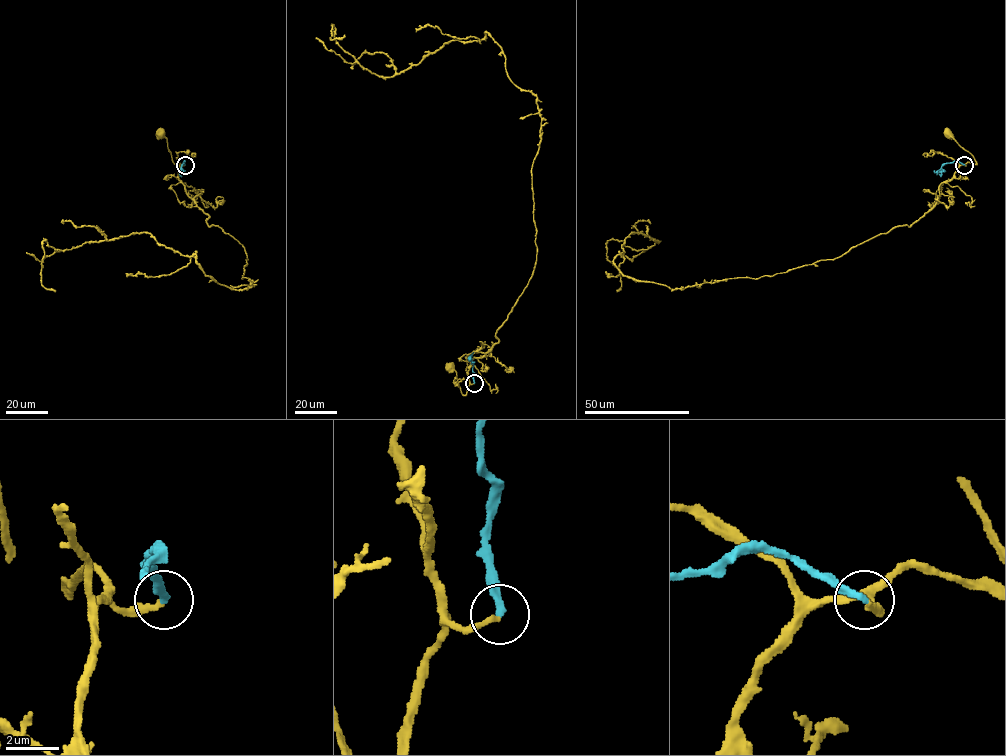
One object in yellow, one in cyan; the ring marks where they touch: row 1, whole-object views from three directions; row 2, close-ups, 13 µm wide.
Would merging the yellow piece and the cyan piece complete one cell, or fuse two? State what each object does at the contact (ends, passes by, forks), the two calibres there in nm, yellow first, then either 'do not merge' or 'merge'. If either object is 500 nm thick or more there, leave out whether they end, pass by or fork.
yellow ends there; cyan ends there; 200 nm thick on the yellow side, 280 nm on the other; merge

